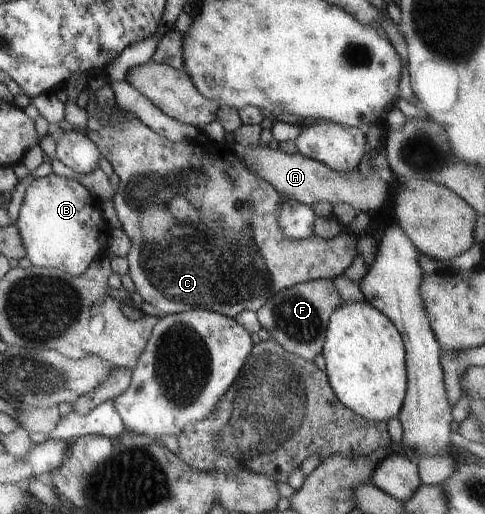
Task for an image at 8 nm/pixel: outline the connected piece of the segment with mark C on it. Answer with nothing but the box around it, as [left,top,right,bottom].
[84,104,358,319]

